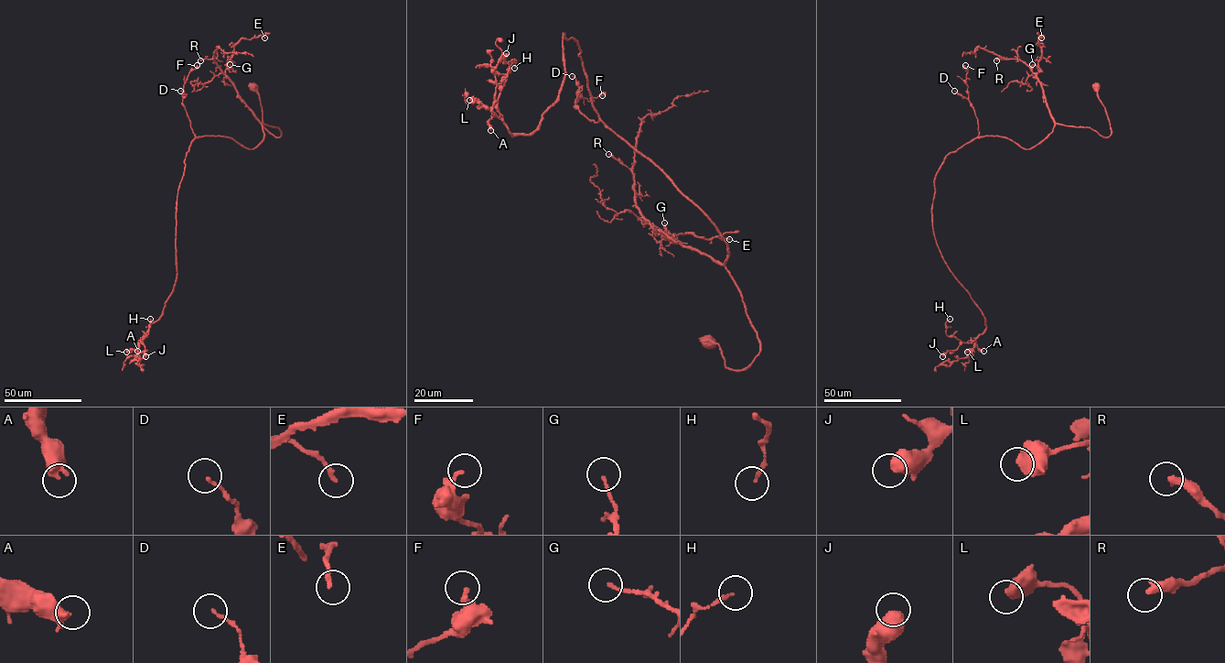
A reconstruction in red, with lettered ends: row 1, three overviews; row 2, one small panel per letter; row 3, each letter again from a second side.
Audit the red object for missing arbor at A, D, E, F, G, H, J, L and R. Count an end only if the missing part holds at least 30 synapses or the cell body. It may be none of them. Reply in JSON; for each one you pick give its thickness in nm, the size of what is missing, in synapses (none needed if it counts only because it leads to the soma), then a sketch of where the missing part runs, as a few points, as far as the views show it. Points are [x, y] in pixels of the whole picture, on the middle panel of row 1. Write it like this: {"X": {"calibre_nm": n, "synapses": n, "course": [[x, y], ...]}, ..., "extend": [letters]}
{"extend": []}

